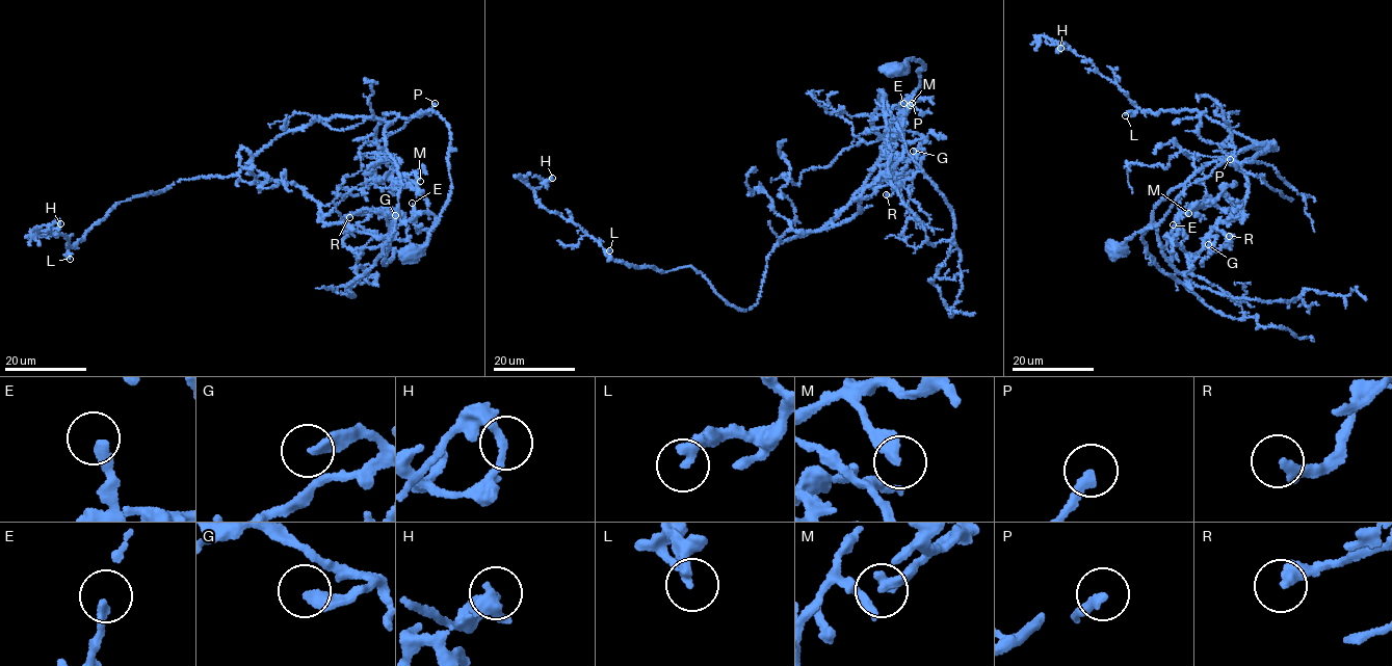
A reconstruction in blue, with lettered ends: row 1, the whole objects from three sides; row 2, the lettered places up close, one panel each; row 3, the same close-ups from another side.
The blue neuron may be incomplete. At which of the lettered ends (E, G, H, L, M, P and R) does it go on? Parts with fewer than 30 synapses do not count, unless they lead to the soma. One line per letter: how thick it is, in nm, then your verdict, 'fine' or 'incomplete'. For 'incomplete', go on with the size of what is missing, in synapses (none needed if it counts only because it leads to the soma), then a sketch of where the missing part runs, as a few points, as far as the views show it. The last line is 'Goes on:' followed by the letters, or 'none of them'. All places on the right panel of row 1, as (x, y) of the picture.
E: 280 nm | fine
G: 320 nm | fine
H: 240 nm | fine
L: 320 nm | incomplete | 100 syn | (1125, 115), (1124, 118), (1109, 110), (1084, 103), (1071, 108), (1045, 87), (1024, 80), (1021, 83)
M: 190 nm | fine
P: 240 nm | fine
R: 280 nm | fine
Goes on: L

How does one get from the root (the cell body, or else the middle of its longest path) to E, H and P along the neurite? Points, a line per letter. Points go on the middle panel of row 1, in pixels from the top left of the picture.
E: (892, 70), (924, 65), (902, 130), (842, 211), (780, 240), (859, 212), (903, 153), (903, 103)
H: (892, 70), (924, 65), (902, 130), (773, 246), (750, 310), (611, 260), (535, 200), (552, 178)
P: (892, 70), (903, 67), (904, 61), (912, 57), (924, 65), (917, 70), (919, 87), (907, 105), (912, 103)

